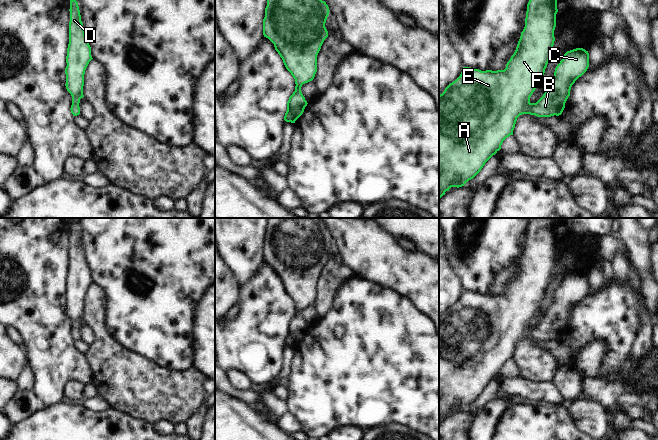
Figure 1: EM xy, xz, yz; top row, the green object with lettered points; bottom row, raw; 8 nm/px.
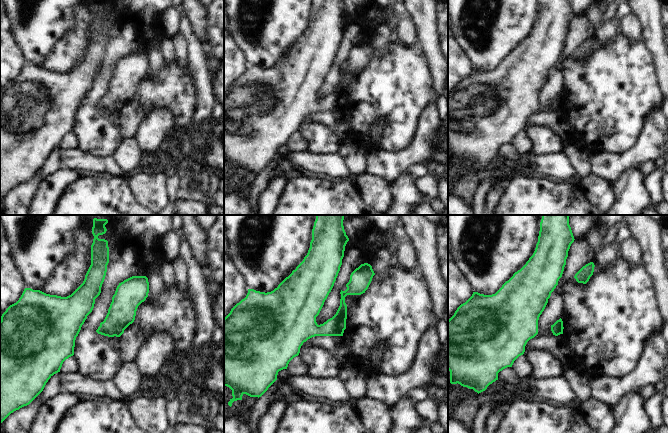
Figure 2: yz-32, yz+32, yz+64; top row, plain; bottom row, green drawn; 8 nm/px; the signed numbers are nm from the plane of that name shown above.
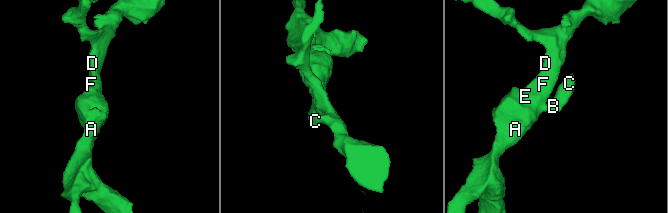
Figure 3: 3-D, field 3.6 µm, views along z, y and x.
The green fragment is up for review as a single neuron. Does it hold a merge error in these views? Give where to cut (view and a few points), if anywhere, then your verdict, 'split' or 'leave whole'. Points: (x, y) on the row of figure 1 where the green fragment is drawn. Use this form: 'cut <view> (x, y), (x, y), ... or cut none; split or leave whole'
cut none; leave whole

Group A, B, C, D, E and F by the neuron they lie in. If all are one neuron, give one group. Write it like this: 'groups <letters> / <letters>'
groups A B C D E F

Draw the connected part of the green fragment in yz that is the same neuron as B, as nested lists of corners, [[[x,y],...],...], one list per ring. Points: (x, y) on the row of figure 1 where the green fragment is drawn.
[[[529,0],[525,27],[506,68],[497,71],[481,71],[463,67],[460,76],[439,95],[439,198],[445,195],[451,187],[464,186],[481,171],[485,163],[501,149],[503,141],[513,135],[517,118],[520,115],[551,117],[562,114],[572,85],[589,67],[589,53],[583,48],[576,48],[564,54],[563,59],[555,68],[553,80],[547,91],[536,103],[530,102],[530,97],[541,81],[552,54],[557,12],[557,0]]]

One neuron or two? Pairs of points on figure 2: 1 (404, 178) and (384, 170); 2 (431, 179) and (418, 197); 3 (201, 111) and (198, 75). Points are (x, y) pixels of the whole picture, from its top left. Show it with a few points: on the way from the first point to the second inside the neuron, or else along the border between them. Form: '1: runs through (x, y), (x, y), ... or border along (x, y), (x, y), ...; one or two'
1: border along (405, 171), (390, 184); two
2: border along (416, 178), (415, 184), (425, 194); two
3: runs through (203, 102), (203, 84); one

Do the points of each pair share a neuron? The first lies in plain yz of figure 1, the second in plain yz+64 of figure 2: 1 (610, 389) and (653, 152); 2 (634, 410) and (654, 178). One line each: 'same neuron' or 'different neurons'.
1: same neuron
2: same neuron

